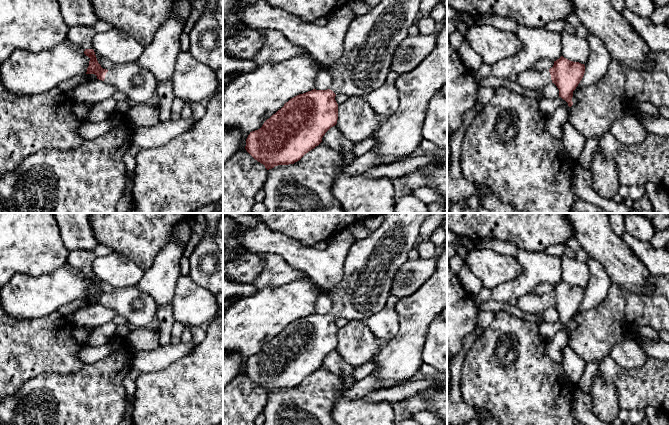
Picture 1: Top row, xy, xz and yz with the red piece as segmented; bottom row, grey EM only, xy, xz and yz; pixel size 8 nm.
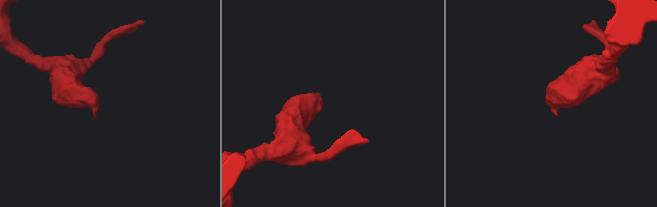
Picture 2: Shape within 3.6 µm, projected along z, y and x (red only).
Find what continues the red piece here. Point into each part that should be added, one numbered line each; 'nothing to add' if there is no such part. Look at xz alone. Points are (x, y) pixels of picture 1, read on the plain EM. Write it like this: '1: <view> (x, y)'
1: xz (371, 264)

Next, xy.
1: xy (139, 309)

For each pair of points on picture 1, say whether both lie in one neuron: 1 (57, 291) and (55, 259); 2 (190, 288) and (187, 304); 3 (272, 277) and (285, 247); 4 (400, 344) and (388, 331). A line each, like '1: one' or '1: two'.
1: two
2: one
3: two
4: two

